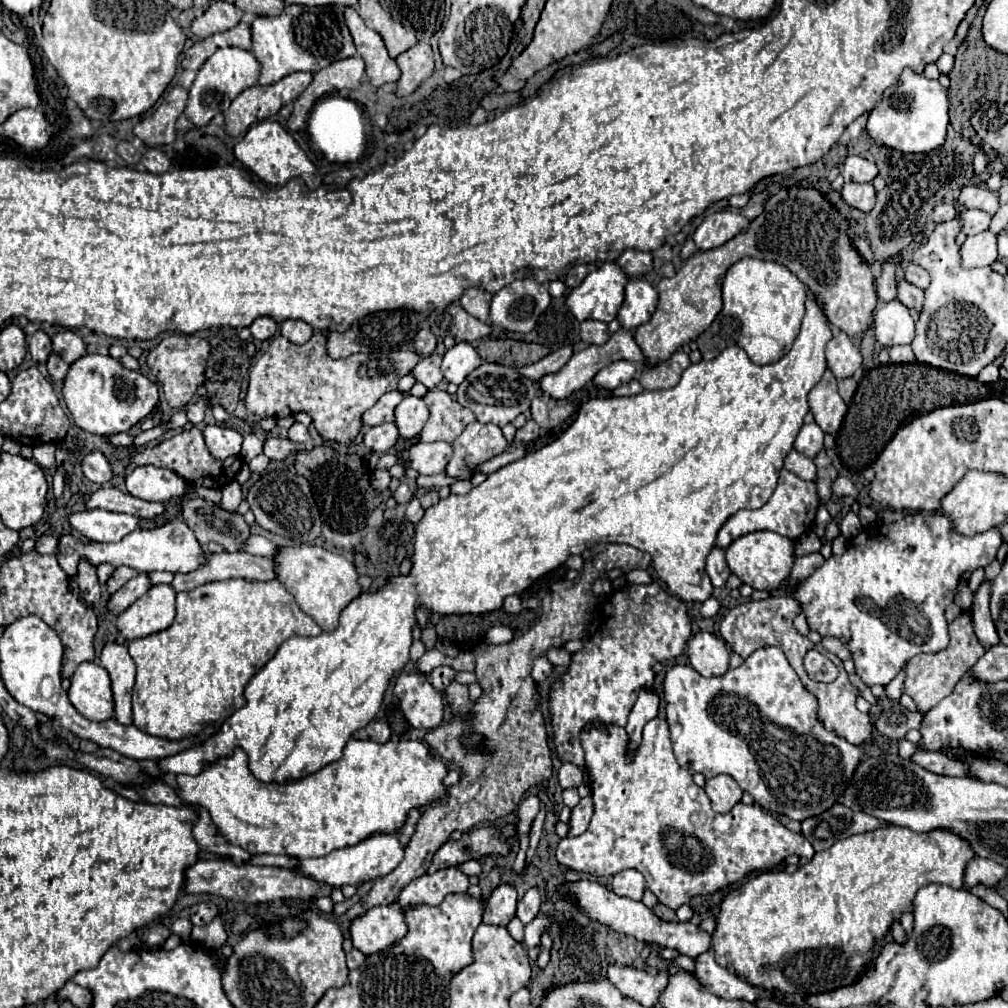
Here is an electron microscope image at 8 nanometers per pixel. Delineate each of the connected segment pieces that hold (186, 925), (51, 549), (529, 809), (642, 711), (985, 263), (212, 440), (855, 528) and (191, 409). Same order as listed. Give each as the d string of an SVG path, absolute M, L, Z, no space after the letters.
M179 917L173 925L171 925L171 933L175 933L175 935L179 935L181 937L181 941L189 941L189 935L191 935L191 921L189 919L183 919L183 917Z
M41 535L35 541L35 551L45 555L45 553L55 553L57 551L57 537L55 535Z
M529 795L519 803L519 809L517 809L517 831L521 841L519 855L523 855L529 847L529 831L537 813L539 813L539 799L535 795Z
M643 687L643 691L639 691L637 703L633 705L633 709L629 713L629 721L625 725L625 729L627 729L629 737L631 737L631 743L629 743L631 749L639 747L641 731L643 731L647 721L657 717L657 711L659 711L659 695L657 695L657 691Z
M983 231L979 235L971 235L961 245L961 267L989 267L997 259L997 235L991 231Z
M207 425L203 429L203 437L205 437L205 445L207 445L209 453L215 459L227 459L227 457L239 455L239 451L241 451L243 437L235 429L221 427L221 425Z
M849 511L849 513L843 517L839 529L841 529L841 535L843 535L845 539L853 539L853 537L863 529L863 525L861 525L861 521L859 521L859 515L857 515L855 511Z
M205 395L205 397L201 397L199 401L187 405L187 417L189 417L189 421L191 421L193 425L201 423L203 417L205 417L205 409L207 409L209 405L211 405L211 395Z

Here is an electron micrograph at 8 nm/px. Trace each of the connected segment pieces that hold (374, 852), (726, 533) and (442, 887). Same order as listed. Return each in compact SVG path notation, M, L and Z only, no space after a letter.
M401 829L395 833L375 833L369 835L367 839L363 839L363 843L357 843L355 847L343 847L343 849L335 849L325 857L317 857L317 859L303 859L297 867L297 871L313 877L315 881L321 883L329 883L331 887L343 887L343 885L357 885L357 883L365 883L377 877L383 877L387 873L391 873L405 855L405 845L401 843Z
M781 469L779 483L777 483L777 489L773 491L771 499L761 509L733 513L723 523L723 527L719 529L719 533L717 533L717 545L723 547L723 549L727 549L731 545L731 541L739 539L741 535L753 533L753 531L775 531L775 533L779 533L779 535L795 541L799 535L803 535L813 525L817 507L819 507L819 499L817 499L815 483L813 481L803 481L795 473L791 473L787 469Z
M455 865L455 867L439 869L431 875L421 875L401 891L397 903L401 909L421 903L439 905L445 895L465 893L467 887L469 887L469 877L463 871L459 871L459 867Z

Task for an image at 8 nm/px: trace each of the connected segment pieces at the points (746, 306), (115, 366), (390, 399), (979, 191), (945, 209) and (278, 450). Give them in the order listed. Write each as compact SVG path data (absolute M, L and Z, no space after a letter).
M743 257L733 263L723 281L723 309L715 317L711 331L727 343L735 343L757 365L779 361L791 349L803 315L807 287L787 267L775 261Z
M89 353L83 355L83 359L77 359L69 367L61 391L75 425L103 437L129 431L141 419L145 419L159 401L159 387L149 377L145 377L141 371L125 369L119 359L99 353Z
M399 389L385 393L369 411L363 413L363 423L373 427L373 425L381 425L385 421L393 421L395 419L395 407L401 403L401 399L405 397L405 393L401 393Z
M977 185L963 187L963 191L961 191L961 195L959 195L959 203L965 205L967 209L973 207L973 209L987 211L991 217L993 217L993 215L997 213L997 209L1001 207L1001 205L999 205L999 193L989 191L989 189L983 189L983 187L977 187Z
M941 203L941 205L937 205L933 209L933 217L931 219L935 223L943 223L943 221L951 221L955 215L957 215L957 211L955 211L955 207L951 203Z
M271 437L265 441L265 455L269 459L285 459L289 453L297 451L299 445L291 439L279 439L279 437Z

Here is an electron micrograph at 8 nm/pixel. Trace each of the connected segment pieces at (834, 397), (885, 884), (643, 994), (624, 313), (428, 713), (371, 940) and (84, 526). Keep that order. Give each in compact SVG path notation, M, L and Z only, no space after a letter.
M827 369L821 381L809 391L809 409L815 415L815 423L825 431L835 435L841 427L841 421L847 413L845 401L837 393L837 379Z
M887 825L887 827L875 829L871 833L863 833L863 835L853 835L853 837L847 837L847 839L839 839L833 847L815 853L813 859L809 863L801 865L799 871L795 871L795 873L785 873L785 871L759 873L759 875L751 877L745 885L741 885L737 891L731 891L721 901L719 913L715 915L717 925L715 925L715 931L711 935L713 937L711 949L715 953L715 961L721 967L727 967L731 973L735 971L735 975L739 975L743 981L747 981L747 983L751 983L755 987L763 987L767 991L791 993L791 995L799 995L799 997L815 995L815 993L823 993L823 991L833 991L837 987L851 985L863 973L863 965L869 965L869 961L873 959L873 955L875 955L873 953L875 941L889 931L891 923L895 919L899 919L903 911L911 911L913 909L911 903L913 903L915 893L923 885L929 885L929 883L943 883L943 885L949 885L949 887L955 887L955 889L963 889L963 871L965 871L965 865L967 865L967 861L971 857L975 857L975 855L971 851L969 843L963 841L961 837L953 835L951 831L945 831L945 829L935 829L935 831L929 831L929 833L915 833L915 831L907 829L907 827Z
M609 965L607 979L627 997L635 999L643 1007L653 1007L667 987L669 975L665 971L657 975L649 975L647 971L639 971L633 967L621 967L621 965Z
M629 279L625 289L625 301L617 313L623 329L637 329L647 323L657 307L657 291L645 279Z
M401 673L395 681L395 695L401 701L401 709L407 721L417 729L435 729L443 721L443 697L441 693L425 679L423 673Z
M379 905L357 917L349 927L349 935L355 949L371 955L401 941L407 935L407 925L397 905Z
M103 509L81 511L67 515L67 521L75 531L79 531L89 541L121 541L127 533L137 527L137 517L127 513L111 513Z

